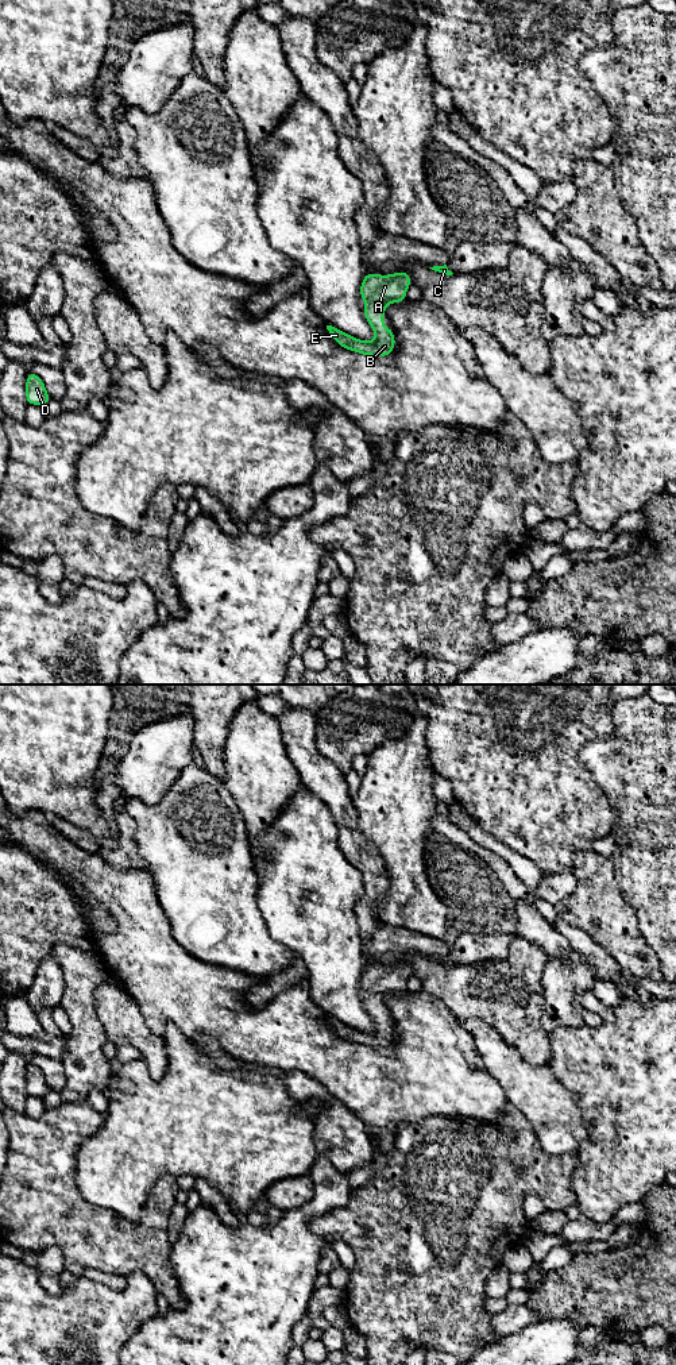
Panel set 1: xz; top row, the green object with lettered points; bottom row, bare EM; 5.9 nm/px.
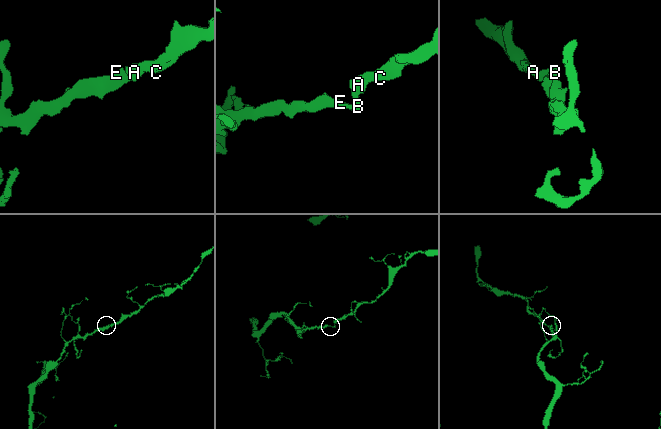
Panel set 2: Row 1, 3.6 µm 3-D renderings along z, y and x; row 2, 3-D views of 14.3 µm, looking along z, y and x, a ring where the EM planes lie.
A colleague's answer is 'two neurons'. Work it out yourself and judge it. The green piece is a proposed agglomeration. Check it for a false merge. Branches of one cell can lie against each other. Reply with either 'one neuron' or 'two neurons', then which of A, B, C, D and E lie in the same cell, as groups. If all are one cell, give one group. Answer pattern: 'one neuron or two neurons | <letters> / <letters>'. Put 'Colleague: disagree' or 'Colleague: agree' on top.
Colleague: disagree
one neuron | A B C D E

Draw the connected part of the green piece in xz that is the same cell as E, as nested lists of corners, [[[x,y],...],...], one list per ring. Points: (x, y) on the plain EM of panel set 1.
[[[405,963],[389,967],[366,964],[359,986],[366,991],[363,1005],[375,1023],[376,1030],[374,1033],[355,1030],[332,1017],[327,1017],[327,1021],[345,1041],[371,1048],[390,1046],[394,1041],[395,1030],[393,1019],[383,1018],[385,998],[403,992],[410,975],[412,969]]]

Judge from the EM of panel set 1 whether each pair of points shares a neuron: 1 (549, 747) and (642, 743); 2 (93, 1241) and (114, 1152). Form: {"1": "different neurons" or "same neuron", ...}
{"1": "different neurons", "2": "different neurons"}

